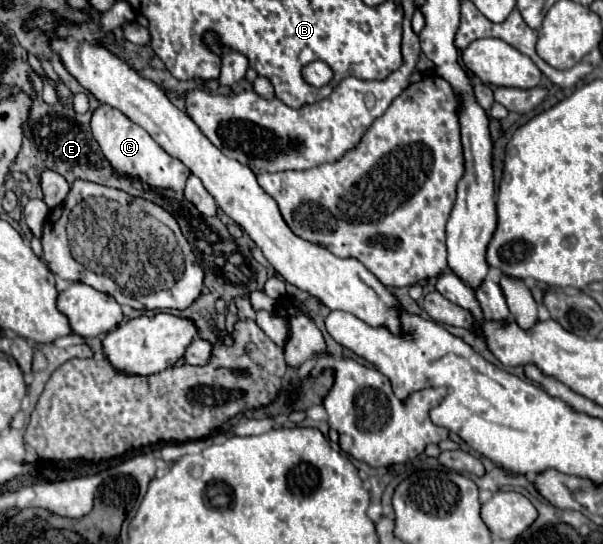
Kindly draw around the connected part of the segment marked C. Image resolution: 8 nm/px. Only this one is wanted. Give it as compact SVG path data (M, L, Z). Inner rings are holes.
M101 104L93 111L90 125L92 134L114 173L118 173L120 177L140 179L142 183L156 189L184 191L190 169L180 159L168 155L140 125L132 123L124 113L110 105Z

